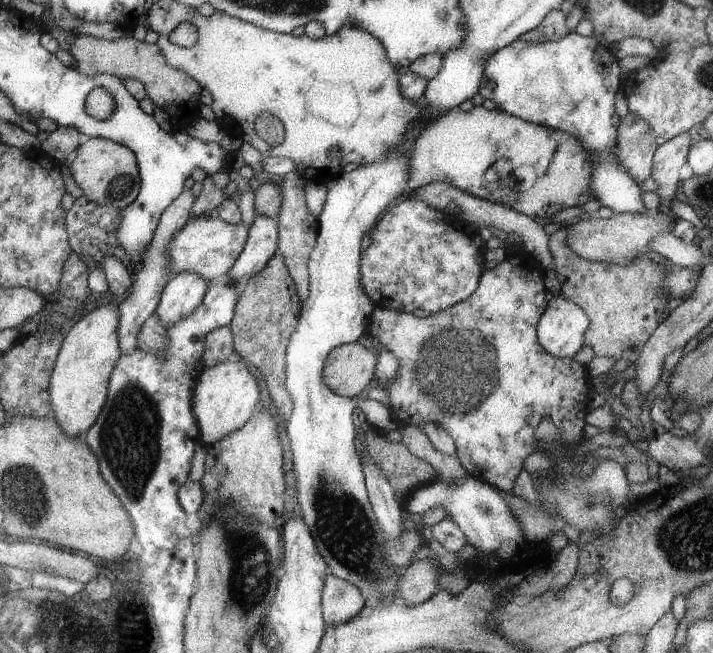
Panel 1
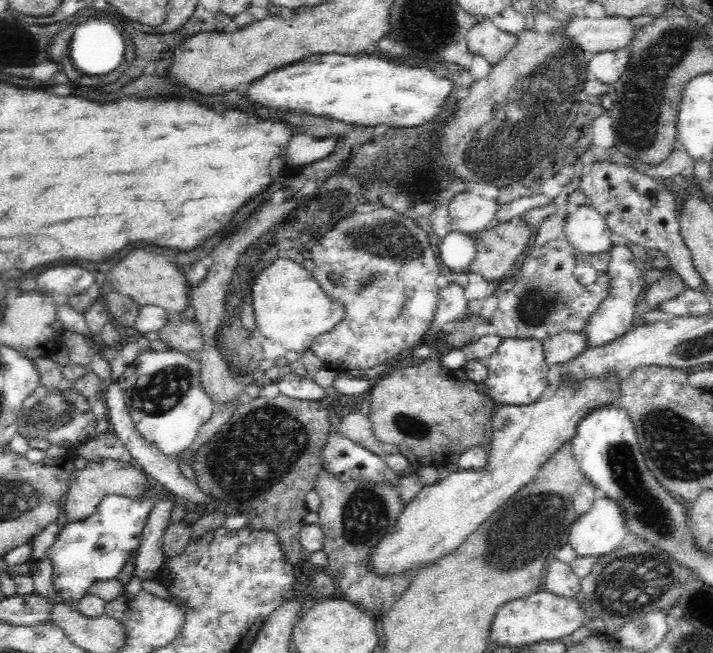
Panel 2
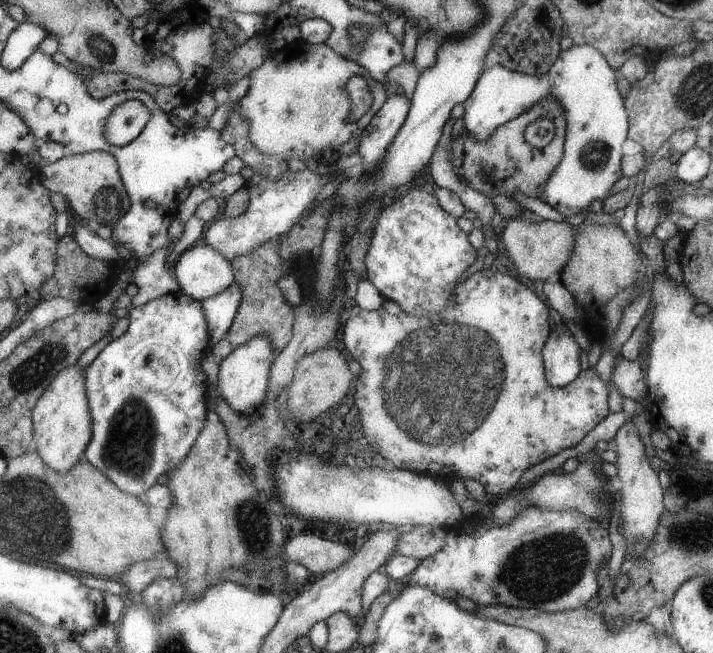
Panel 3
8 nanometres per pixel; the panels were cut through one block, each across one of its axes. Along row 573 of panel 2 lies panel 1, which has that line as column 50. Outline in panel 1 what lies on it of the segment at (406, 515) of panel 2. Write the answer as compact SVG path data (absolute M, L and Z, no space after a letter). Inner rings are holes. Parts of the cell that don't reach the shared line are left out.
M108 303L106 305L94 308L86 315L84 315L82 318L79 318L79 320L73 326L71 326L70 330L63 338L61 348L59 349L58 352L58 358L54 364L54 370L50 374L50 402L51 407L54 408L53 410L51 410L50 415L52 415L53 418L55 418L55 422L59 424L59 430L63 430L63 434L65 434L65 436L78 436L79 434L83 434L83 432L86 432L86 430L89 429L90 426L93 425L94 422L97 420L98 414L101 412L102 406L106 402L106 394L109 392L109 380L111 376L111 370L114 369L115 362L119 360L119 357L121 355L117 334L118 324L119 324L118 308Z

